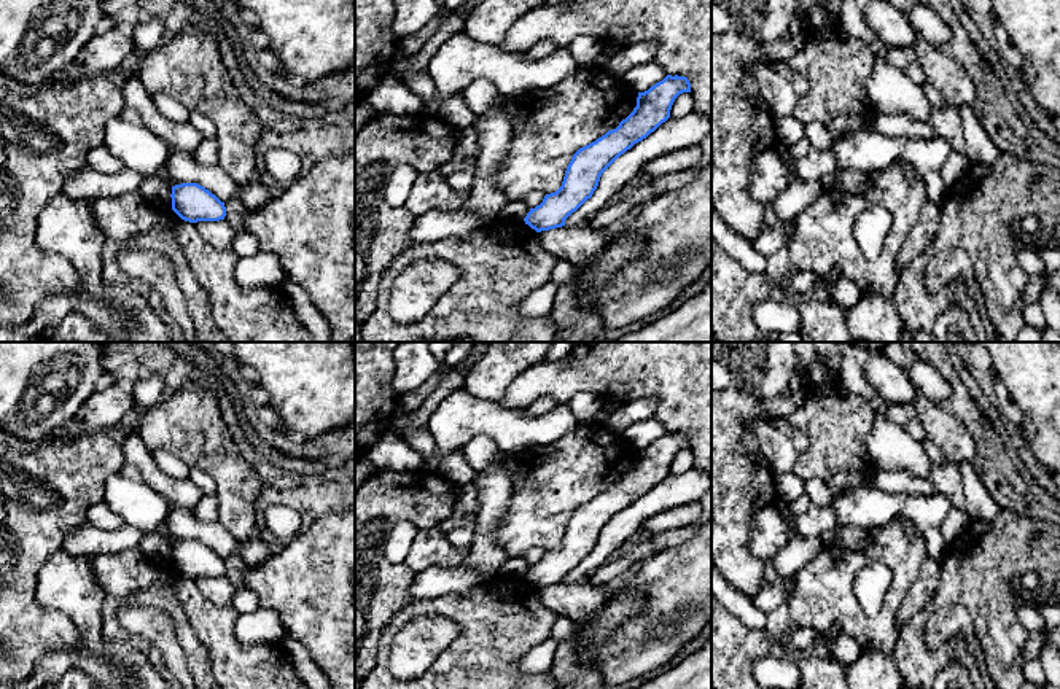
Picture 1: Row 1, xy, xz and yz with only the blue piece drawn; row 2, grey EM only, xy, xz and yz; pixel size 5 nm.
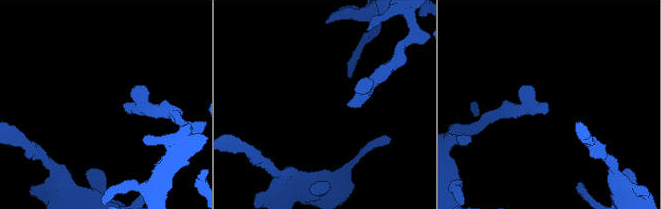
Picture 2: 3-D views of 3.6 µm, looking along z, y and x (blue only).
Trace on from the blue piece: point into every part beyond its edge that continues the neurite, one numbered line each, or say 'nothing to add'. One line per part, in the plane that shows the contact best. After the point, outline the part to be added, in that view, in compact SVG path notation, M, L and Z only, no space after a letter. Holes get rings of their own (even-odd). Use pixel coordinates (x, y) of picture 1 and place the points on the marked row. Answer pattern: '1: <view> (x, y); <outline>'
nothing to add

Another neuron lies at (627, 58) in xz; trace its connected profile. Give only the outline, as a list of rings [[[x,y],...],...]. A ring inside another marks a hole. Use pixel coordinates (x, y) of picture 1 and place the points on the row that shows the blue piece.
[[[645,41],[635,43],[632,46],[624,46],[611,56],[605,67],[605,72],[621,78],[630,68],[656,60],[656,53],[656,41]]]

